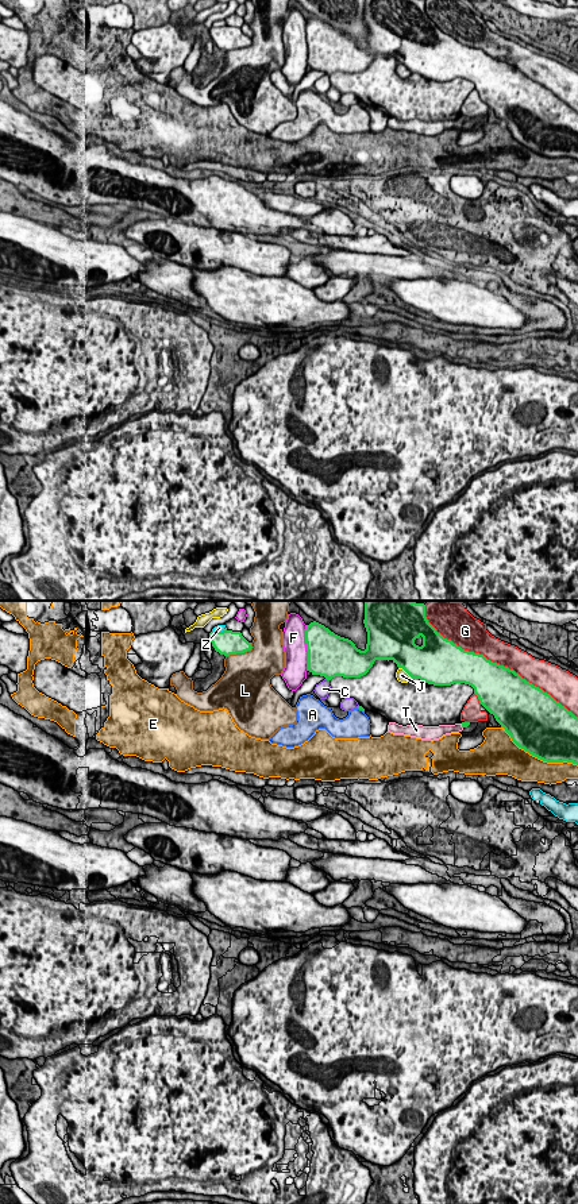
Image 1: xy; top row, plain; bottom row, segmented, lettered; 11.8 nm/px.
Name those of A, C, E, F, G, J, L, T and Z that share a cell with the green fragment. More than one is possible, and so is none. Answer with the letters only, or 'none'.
T

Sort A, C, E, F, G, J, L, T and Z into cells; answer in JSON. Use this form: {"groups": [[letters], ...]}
{"groups": [["A", "L"], ["C"], ["E"], ["F"], ["G"], ["J"], ["T"], ["Z"]]}

